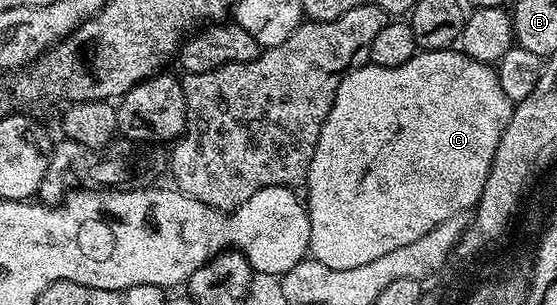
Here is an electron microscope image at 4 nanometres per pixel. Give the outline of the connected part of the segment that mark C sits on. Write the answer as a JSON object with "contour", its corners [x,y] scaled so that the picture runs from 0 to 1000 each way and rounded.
{"contour":[[[826,161],[756,164],[731,210],[716,223],[688,223],[657,210],[628,230],[598,318],[594,367],[576,410],[573,472],[566,485],[566,511],[558,511],[555,574],[544,600],[555,620],[551,685],[555,692],[555,833],[573,866],[587,866],[587,879],[645,879],[645,866],[666,866],[679,839],[689,839],[709,813],[724,813],[724,800],[745,800],[752,774],[767,774],[781,734],[795,734],[803,708],[833,702],[847,692],[864,649],[867,603],[874,603],[874,577],[882,564],[882,525],[889,518],[889,485],[896,485],[896,459],[903,446],[903,420],[921,377],[923,338],[896,289],[890,226],[883,213],[855,203]]]}

